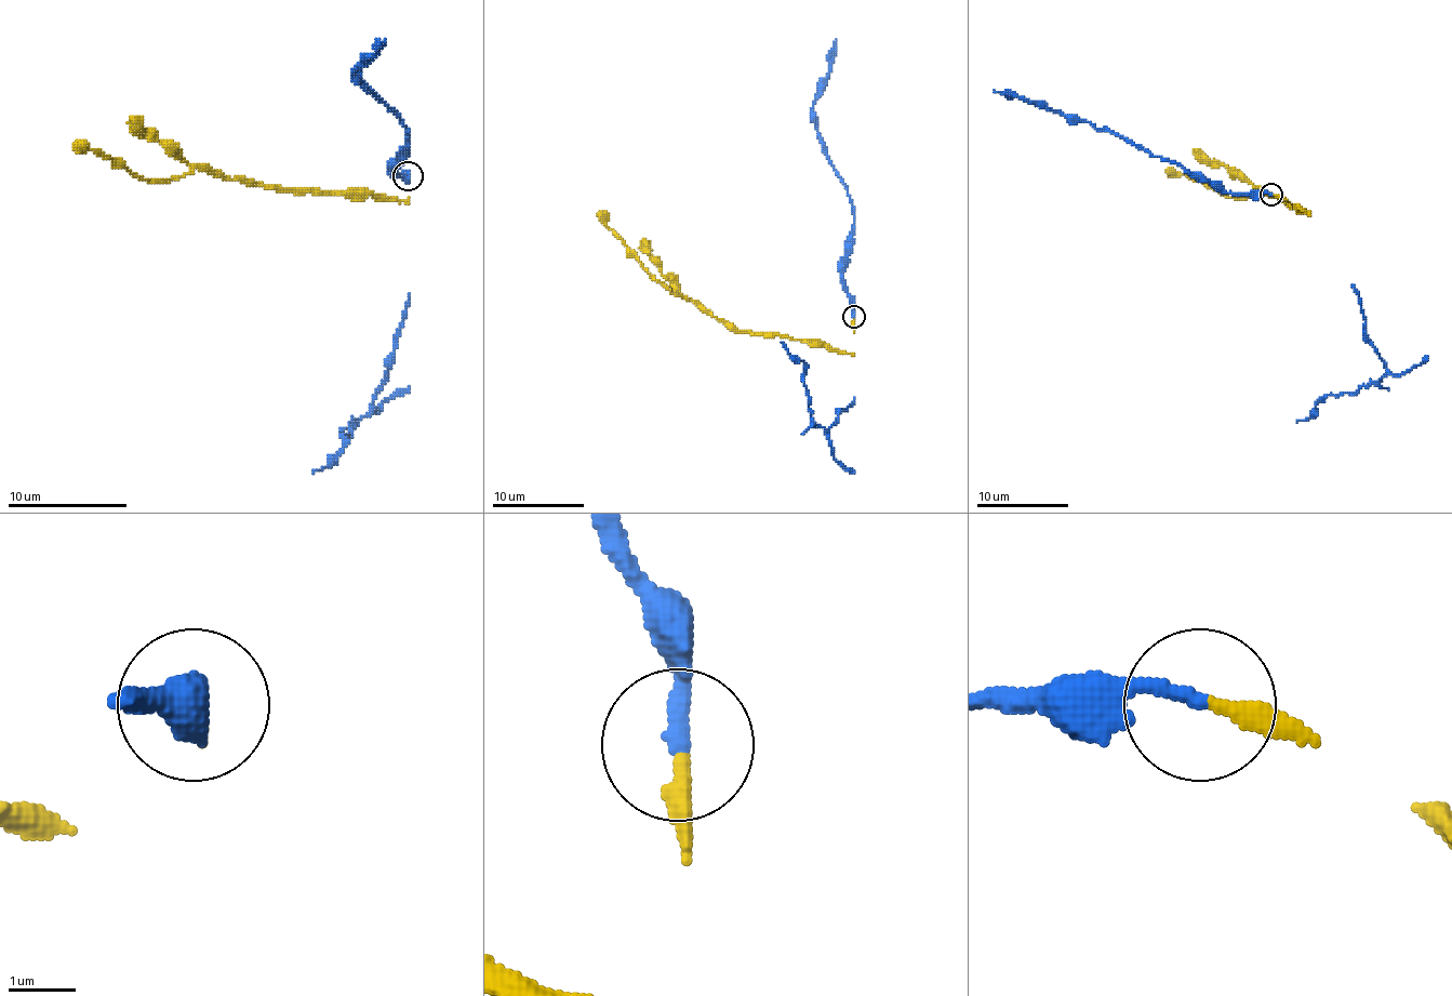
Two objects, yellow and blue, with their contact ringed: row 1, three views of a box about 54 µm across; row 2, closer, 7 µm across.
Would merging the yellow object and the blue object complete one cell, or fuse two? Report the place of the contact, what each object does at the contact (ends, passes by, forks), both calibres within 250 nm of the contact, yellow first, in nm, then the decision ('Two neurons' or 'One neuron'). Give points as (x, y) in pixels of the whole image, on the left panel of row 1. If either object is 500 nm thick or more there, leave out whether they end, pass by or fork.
Place: (408, 175). At the ring yellow ends. At the ring blue ends. Thickness 320 nm (yellow) against 260 nm. Two neurons

